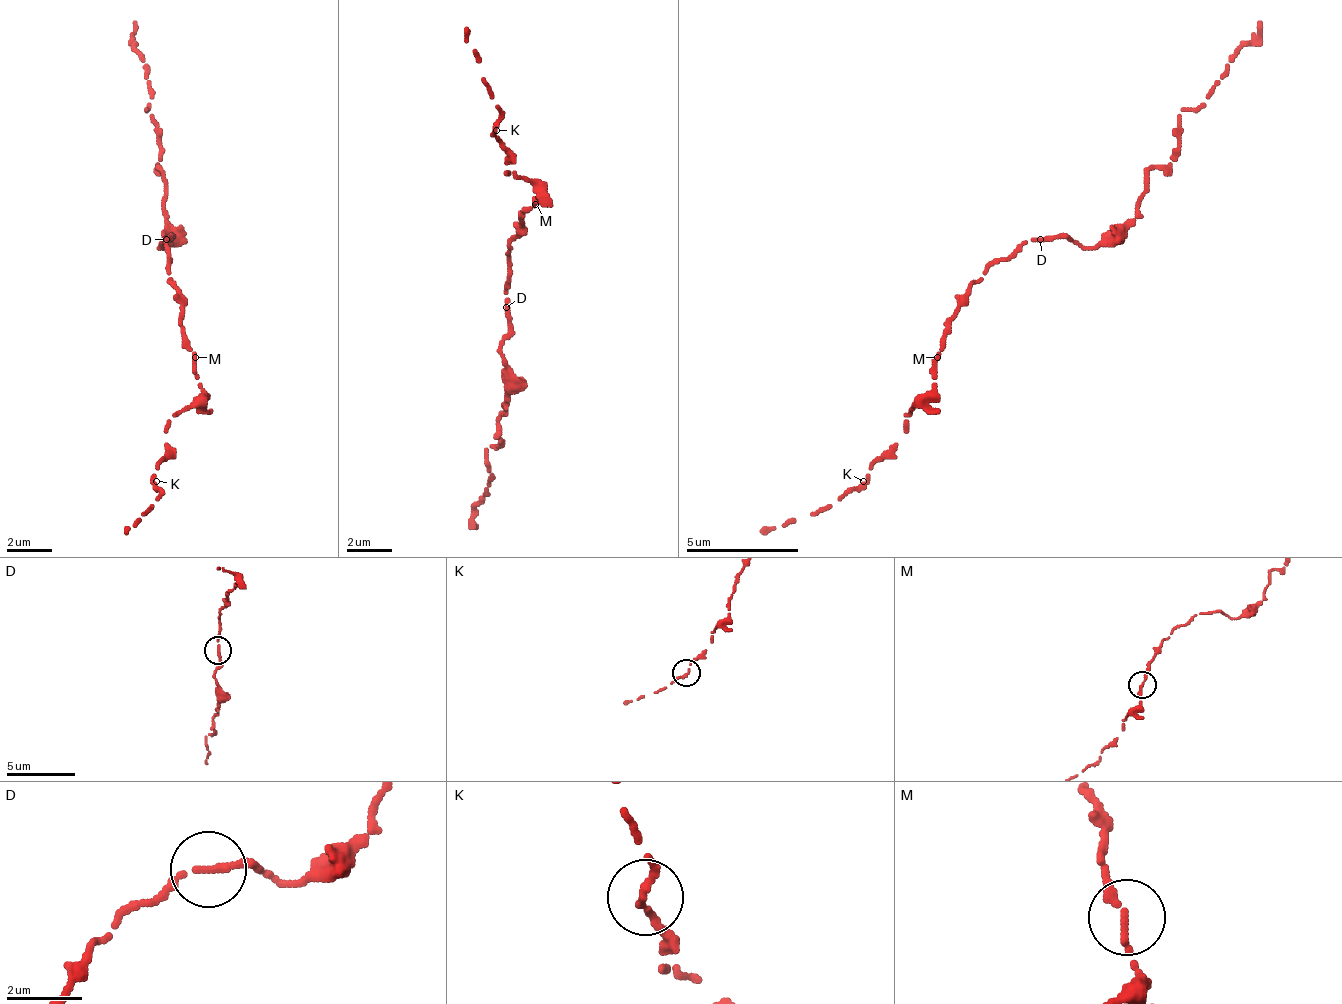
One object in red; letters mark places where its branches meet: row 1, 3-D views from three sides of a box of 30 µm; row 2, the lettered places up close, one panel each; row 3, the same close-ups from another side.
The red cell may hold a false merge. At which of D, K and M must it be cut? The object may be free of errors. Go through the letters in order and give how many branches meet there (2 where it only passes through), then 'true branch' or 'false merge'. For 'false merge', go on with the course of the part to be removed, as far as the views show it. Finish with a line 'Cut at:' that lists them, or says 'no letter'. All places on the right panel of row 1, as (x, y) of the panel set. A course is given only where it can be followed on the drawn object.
D: 2 branches meet; false merge; foreign part runs (1039, 238), (1095, 249), (1129, 221), (1146, 176), (1175, 153), (1180, 113), (1209, 96), (1259, 23)
K: 2 branches meet; true branch
M: 2 branches meet; true branch
Cut at: D

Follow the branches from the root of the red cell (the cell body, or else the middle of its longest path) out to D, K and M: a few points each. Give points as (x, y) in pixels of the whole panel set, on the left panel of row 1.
D: (167, 266), (167, 238)
K: (167, 266), (201, 391), (167, 419), (167, 459), (156, 481)
M: (167, 266), (167, 283), (178, 294), (178, 323), (184, 328), (184, 345), (195, 357)

